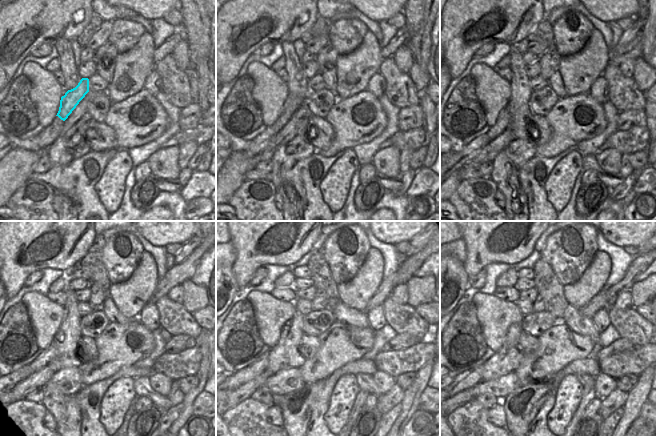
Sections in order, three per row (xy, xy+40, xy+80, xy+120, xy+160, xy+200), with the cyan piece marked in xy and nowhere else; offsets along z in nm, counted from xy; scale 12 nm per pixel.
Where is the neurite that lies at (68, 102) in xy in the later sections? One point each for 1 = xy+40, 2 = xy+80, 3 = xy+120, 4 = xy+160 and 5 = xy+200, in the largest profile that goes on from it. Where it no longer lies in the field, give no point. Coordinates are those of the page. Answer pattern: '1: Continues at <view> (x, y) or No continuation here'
1: Continues at xy+40 (293, 102)
2: Continues at xy+80 (502, 123)
3: Continues at xy+120 (17, 376)
4: Continues at xy+160 (241, 377)
5: Continues at xy+200 (469, 378).

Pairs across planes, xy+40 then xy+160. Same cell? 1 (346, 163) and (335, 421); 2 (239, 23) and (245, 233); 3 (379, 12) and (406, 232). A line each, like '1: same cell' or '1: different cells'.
1: same cell
2: same cell
3: same cell

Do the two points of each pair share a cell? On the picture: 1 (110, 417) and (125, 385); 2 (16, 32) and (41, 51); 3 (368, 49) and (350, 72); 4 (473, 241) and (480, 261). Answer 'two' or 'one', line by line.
1: one
2: two
3: one
4: one

